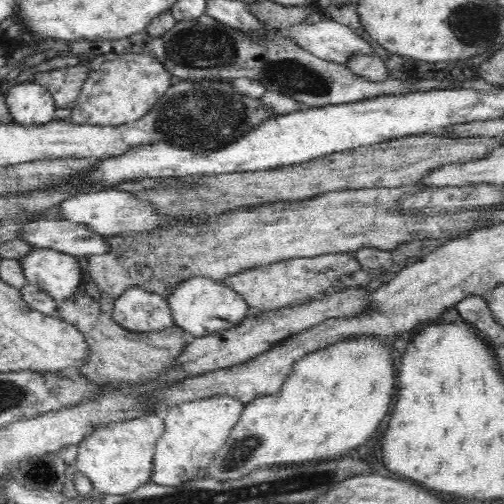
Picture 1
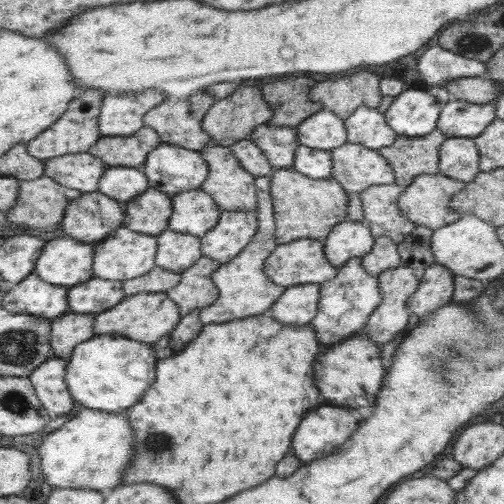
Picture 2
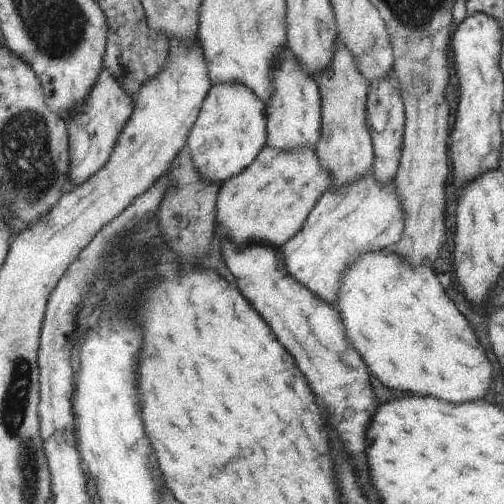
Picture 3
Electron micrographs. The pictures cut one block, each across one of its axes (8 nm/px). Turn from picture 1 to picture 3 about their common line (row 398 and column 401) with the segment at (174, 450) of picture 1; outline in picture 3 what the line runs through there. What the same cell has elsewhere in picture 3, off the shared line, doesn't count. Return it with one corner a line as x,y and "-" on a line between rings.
373,174
357,178
339,190
325,190
311,212
307,214
299,232
279,246
285,272
299,284
313,292
327,304
335,304
339,280
349,264
365,252
389,250
403,234
403,208
395,192
395,184
379,186

